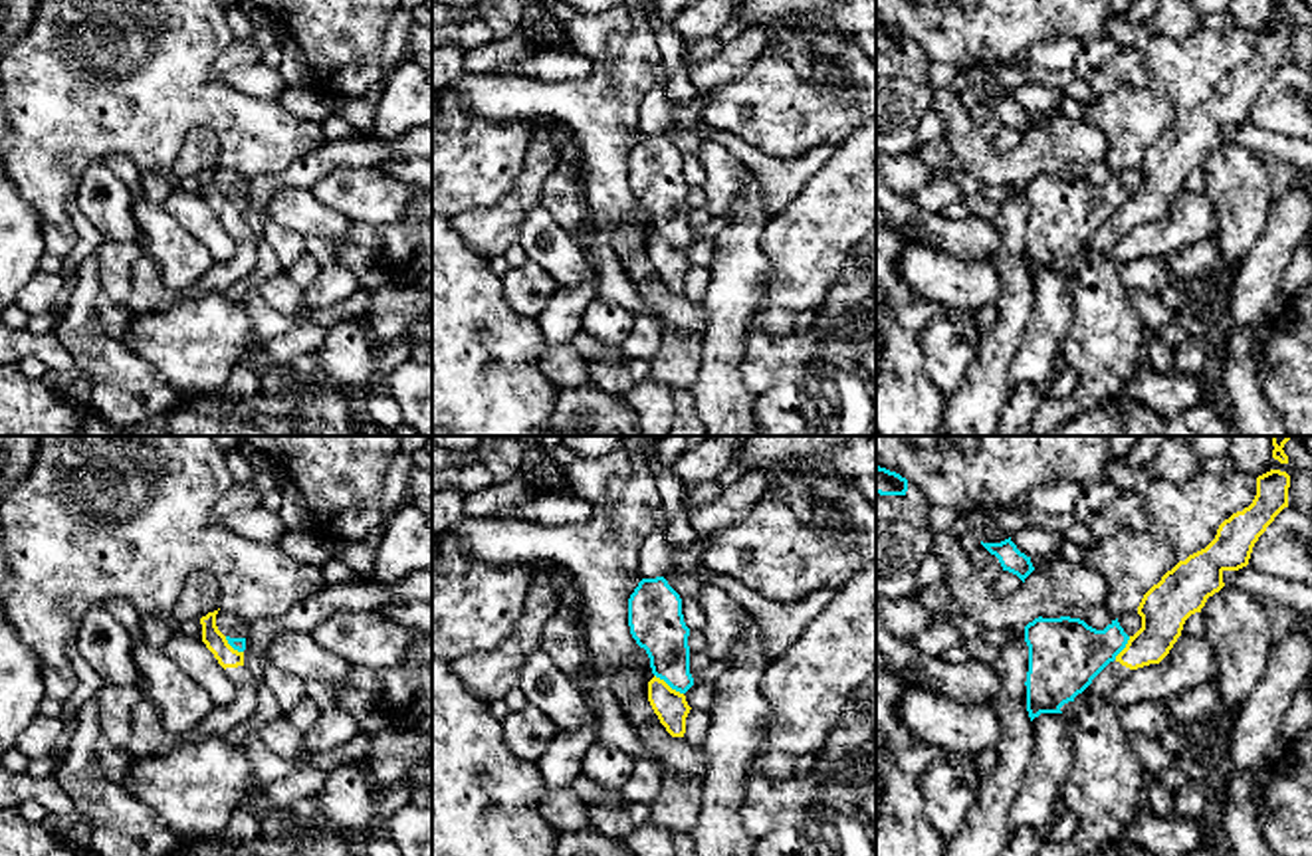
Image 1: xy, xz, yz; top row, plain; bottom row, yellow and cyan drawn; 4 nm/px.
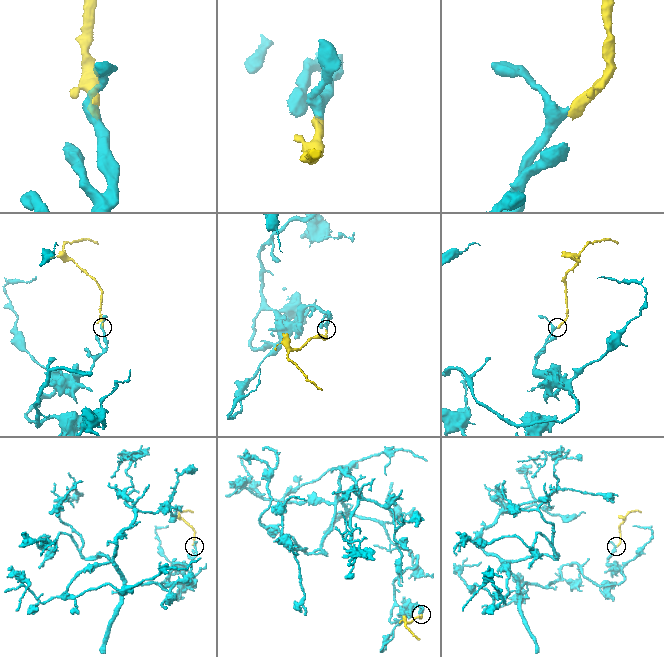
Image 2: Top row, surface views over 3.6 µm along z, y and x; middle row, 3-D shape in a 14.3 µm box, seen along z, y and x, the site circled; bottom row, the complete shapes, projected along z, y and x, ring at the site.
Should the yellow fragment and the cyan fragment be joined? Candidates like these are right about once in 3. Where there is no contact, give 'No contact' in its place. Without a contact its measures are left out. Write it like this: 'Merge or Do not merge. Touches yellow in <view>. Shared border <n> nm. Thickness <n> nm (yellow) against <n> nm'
Do not merge. Touches yellow in xz. Shared border 150 nm. Thickness 140 nm (yellow) against 220 nm

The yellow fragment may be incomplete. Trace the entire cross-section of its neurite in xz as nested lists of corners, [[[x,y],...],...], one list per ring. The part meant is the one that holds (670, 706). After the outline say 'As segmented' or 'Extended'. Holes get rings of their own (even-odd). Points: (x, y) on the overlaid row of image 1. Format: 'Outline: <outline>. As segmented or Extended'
Outline: [[[654,676],[648,682],[648,701],[666,731],[672,737],[684,737],[686,717],[692,709],[686,701],[686,696],[672,690],[664,680]]]. As segmented

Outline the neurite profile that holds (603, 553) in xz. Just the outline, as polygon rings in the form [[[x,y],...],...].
[[[624,436],[632,470],[614,478],[608,499],[581,525],[547,527],[525,519],[462,515],[446,537],[492,565],[551,563],[569,571],[583,592],[585,640],[595,670],[610,676],[612,694],[636,735],[674,771],[704,783],[704,747],[672,737],[648,701],[650,664],[634,664],[638,650],[628,626],[628,598],[638,587],[640,547],[656,531],[660,493],[648,456],[664,436]]]

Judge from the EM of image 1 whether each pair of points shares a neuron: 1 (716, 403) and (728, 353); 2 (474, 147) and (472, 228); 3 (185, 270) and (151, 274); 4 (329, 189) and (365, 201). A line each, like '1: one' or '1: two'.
1: one
2: two
3: two
4: one

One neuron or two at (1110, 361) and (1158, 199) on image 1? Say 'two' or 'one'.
one

